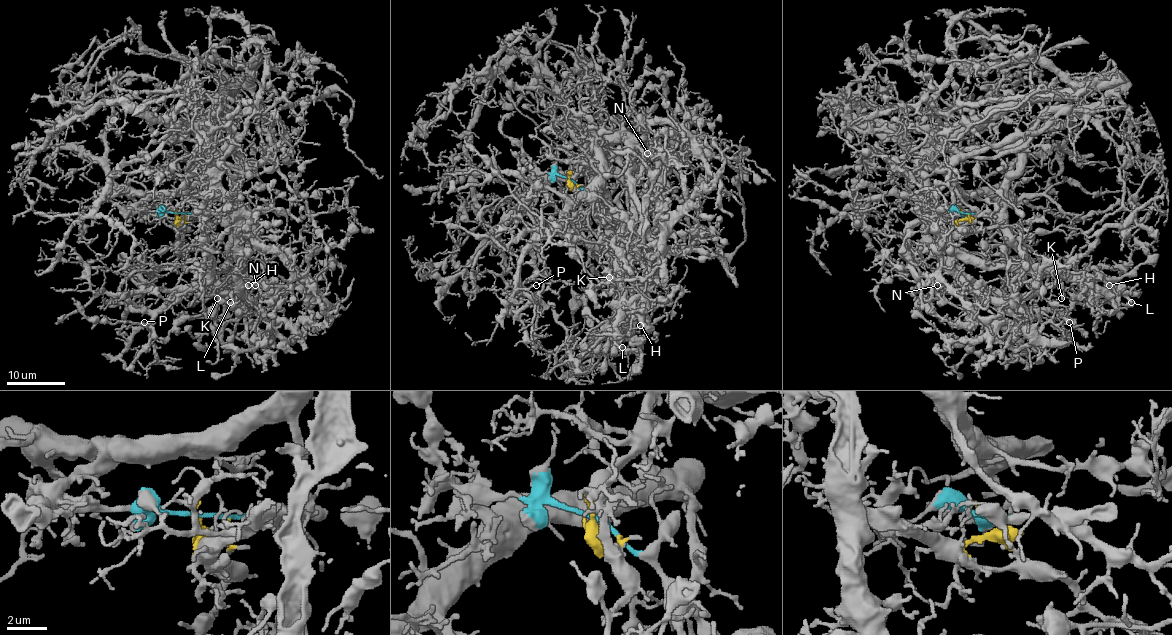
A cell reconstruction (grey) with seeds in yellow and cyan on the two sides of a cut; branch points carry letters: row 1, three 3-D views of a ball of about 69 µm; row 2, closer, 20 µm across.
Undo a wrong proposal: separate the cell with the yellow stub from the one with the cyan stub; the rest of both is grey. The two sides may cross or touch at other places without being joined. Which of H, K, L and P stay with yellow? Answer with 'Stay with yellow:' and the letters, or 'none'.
Stay with yellow: P

